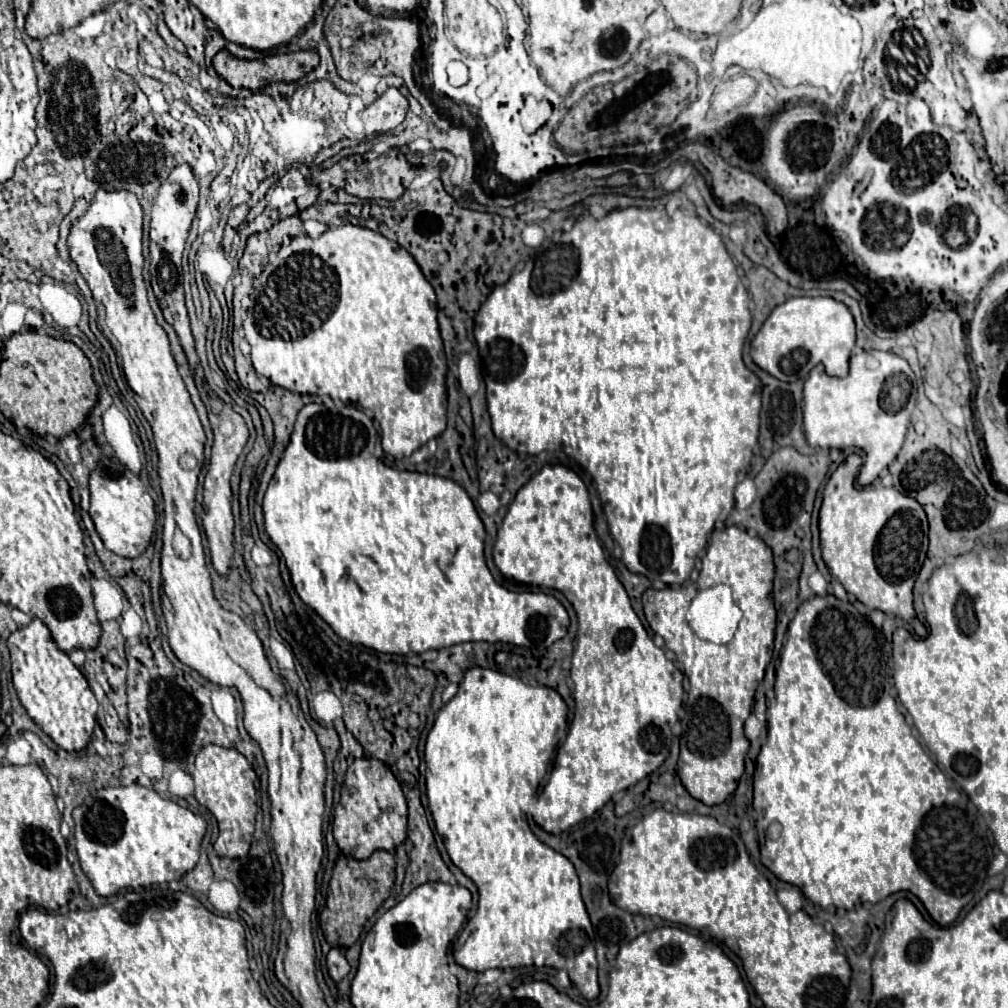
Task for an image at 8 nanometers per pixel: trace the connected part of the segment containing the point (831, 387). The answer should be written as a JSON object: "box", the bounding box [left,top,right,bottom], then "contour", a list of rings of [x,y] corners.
{"box":[803,351,911,485],"contour":[[[855,351],[851,357],[851,371],[847,377],[831,377],[825,373],[823,365],[813,367],[803,389],[803,429],[811,447],[833,449],[833,447],[859,447],[865,451],[865,465],[859,473],[859,485],[873,483],[879,473],[897,457],[907,427],[911,411],[899,415],[887,415],[879,405],[881,387],[885,377],[895,373],[899,357],[881,351]]]}

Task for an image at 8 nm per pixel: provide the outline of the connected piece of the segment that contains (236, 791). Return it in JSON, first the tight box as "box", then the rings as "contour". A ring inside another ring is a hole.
{"box":[195,745,257,859],"contour":[[[207,745],[199,751],[195,759],[195,799],[199,805],[207,807],[217,823],[219,823],[219,837],[215,841],[215,853],[219,857],[241,859],[249,853],[253,827],[255,827],[255,813],[257,813],[257,793],[255,793],[255,771],[253,765],[241,755],[237,749],[225,749],[219,745]]]}

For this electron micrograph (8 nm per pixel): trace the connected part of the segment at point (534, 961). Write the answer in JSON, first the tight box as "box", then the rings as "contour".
{"box":[427,667,599,999],"contour":[[[471,667],[461,681],[459,693],[437,713],[427,737],[427,799],[435,829],[451,861],[471,877],[479,889],[477,913],[467,921],[461,937],[455,941],[455,961],[471,971],[523,965],[567,969],[581,995],[595,999],[599,995],[595,931],[581,899],[579,877],[567,857],[535,837],[525,815],[559,745],[559,729],[561,737],[565,737],[567,705],[555,689],[543,685],[531,687],[511,675]]]}

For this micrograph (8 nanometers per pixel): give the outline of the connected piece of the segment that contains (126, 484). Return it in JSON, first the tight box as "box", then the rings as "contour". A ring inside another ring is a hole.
{"box":[89,457,155,557],"contour":[[[103,457],[97,469],[89,477],[91,489],[91,519],[95,523],[101,541],[111,549],[115,555],[121,557],[139,557],[151,543],[155,531],[155,503],[147,493],[141,479],[131,473],[119,459]]]}

